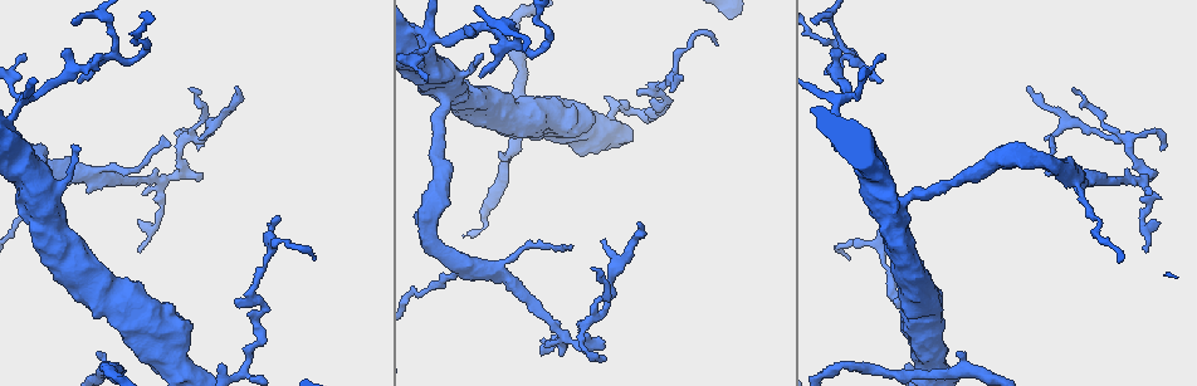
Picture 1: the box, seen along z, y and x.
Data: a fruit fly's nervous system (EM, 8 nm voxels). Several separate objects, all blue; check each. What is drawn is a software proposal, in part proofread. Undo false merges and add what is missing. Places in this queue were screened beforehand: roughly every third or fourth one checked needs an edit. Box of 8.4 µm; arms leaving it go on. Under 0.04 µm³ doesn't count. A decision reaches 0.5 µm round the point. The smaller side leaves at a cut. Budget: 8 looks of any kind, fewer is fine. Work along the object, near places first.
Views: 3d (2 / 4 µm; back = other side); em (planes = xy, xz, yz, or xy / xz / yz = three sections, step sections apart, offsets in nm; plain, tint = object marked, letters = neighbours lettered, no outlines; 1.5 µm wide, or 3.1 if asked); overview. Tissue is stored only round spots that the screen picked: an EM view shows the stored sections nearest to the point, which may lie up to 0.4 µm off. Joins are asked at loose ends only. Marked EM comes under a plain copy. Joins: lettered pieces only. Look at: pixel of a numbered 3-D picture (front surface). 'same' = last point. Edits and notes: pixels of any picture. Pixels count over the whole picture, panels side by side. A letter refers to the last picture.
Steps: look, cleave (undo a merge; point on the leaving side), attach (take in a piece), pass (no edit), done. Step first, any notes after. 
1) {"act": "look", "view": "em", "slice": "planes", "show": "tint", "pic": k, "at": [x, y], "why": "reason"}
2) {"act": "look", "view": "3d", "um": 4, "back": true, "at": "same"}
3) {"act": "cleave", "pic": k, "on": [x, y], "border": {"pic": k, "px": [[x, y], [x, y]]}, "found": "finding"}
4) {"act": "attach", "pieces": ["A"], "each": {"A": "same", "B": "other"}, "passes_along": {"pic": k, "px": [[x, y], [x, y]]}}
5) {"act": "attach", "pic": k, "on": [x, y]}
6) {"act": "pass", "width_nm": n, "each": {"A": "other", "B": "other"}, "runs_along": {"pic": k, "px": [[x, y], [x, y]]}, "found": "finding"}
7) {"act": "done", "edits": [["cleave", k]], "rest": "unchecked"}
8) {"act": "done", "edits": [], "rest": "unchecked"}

{"act": "look", "view": "3d", "um": 4, "pic": 1, "at": [903, 201], "why": "thick turns thin"}

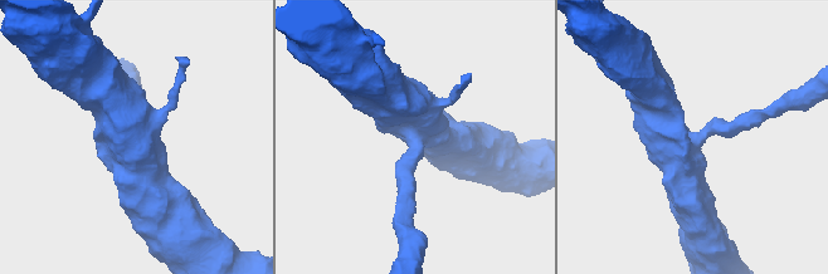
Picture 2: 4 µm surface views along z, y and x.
{"act": "look", "view": "em", "slice": "xz", "step": 8, "show": "tint", "pic": 2, "at": [696, 140], "why": "shape alone is not enough"}

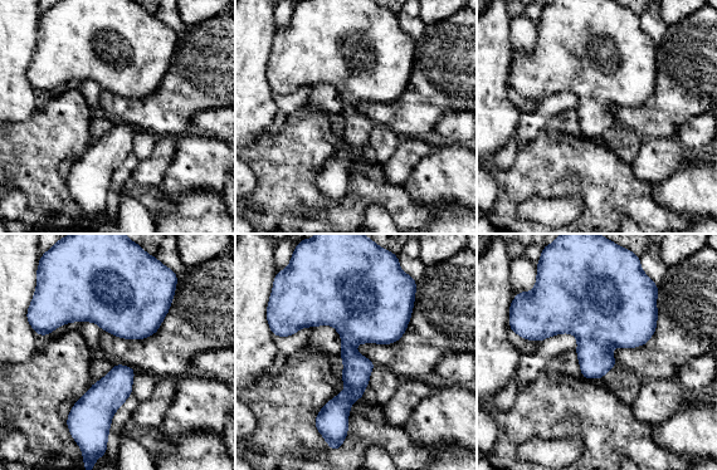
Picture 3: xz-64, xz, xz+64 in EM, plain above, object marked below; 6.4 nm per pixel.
{"act": "look", "view": "em", "slice": "planes", "show": "letters", "at": "same"}

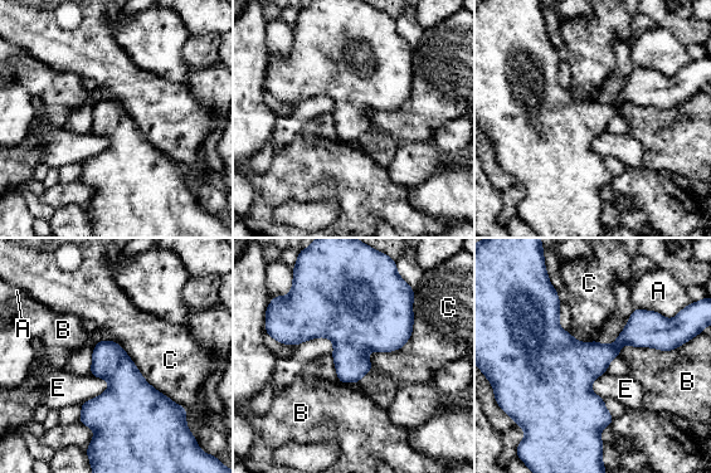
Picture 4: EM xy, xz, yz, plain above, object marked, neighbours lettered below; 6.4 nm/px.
{"act": "pass", "each": {"A": "other", "B": "other", "C": "other", "E": "other"}, "found": "continuous, no second cell"}

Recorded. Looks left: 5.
{"act": "look", "view": "em", "slice": "yz", "step": 4, "show": "tint", "pic": 1, "at": [838, 367], "why": "abrupt turn"}

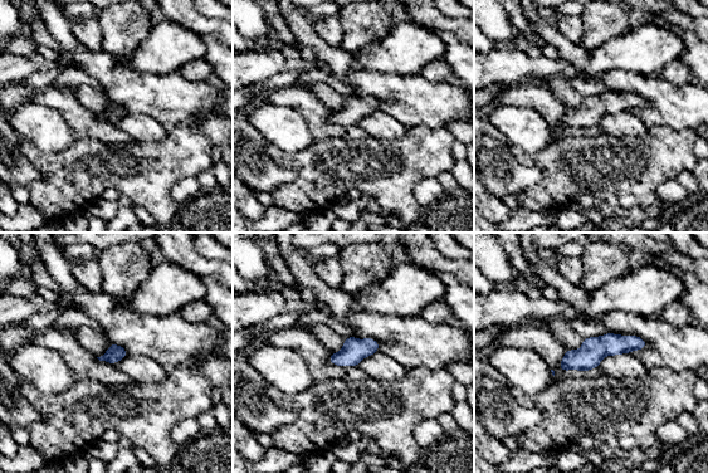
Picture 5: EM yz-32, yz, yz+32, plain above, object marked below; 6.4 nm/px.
{"act": "look", "view": "em", "slice": "planes", "show": "letters", "at": "same", "why": "cut it another way"}

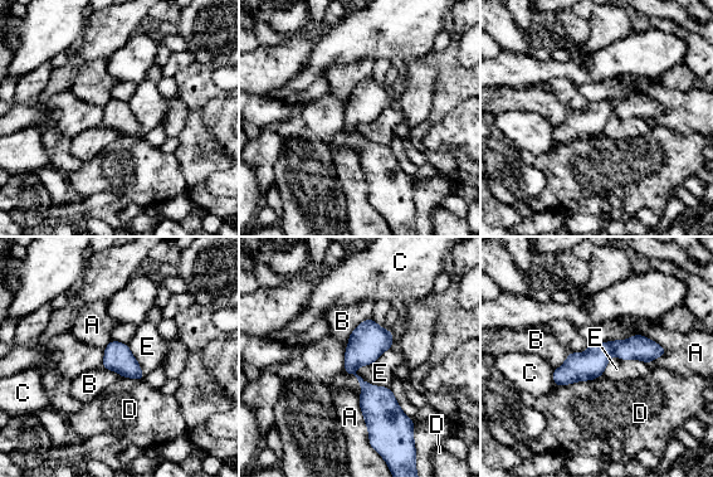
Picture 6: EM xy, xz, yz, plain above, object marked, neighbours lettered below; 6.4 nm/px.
{"act": "pass", "each": {"A": "other", "B": "other", "C": "other", "D": "other", "E": "other"}, "border": {"pic": 6, "px": [[390, 347], [356, 369], [359, 398]]}, "found": "all the same cell"}

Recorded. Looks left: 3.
{"act": "look", "view": "em", "slice": "xy", "step": 8, "show": "tint", "pic": 1, "at": [116, 57], "why": "branch point"}

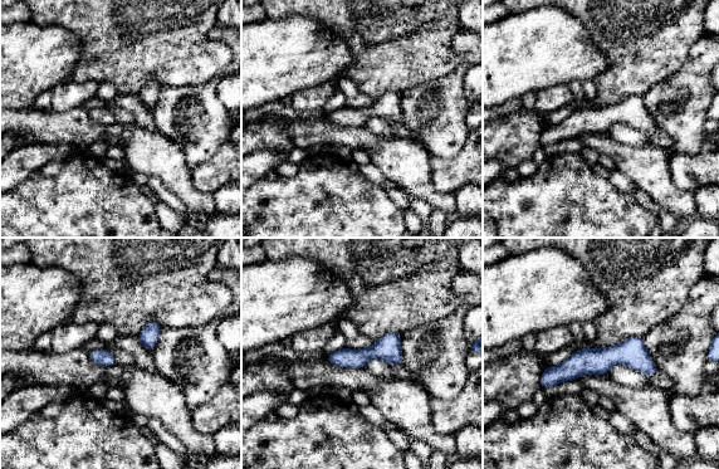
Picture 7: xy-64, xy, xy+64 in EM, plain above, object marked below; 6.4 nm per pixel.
{"act": "look", "view": "em", "slice": "planes", "show": "letters", "at": "same", "why": "cut it another way"}

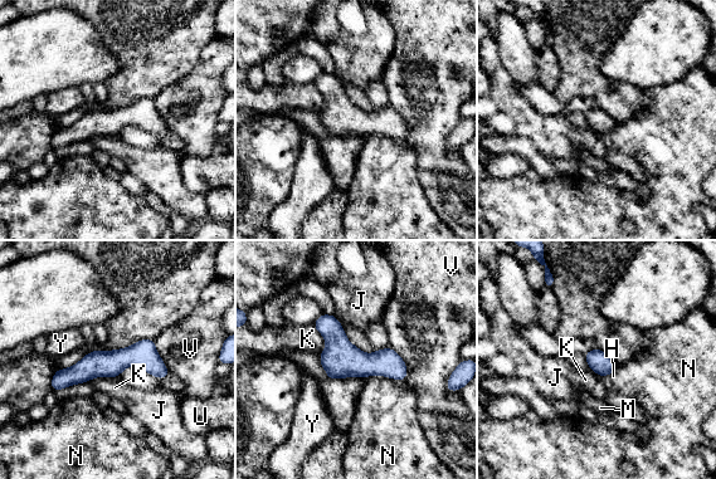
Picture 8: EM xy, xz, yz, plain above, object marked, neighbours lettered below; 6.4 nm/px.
{"act": "pass", "longest_contact_nm": ["N", 240], "each": {"H": "other", "J": "other", "K": "other", "M": "other", "N": "other", "U": "other", "V": "other", "Y": "other"}, "border": {"pic": 8, "px": [[461, 361], [447, 381], [449, 391]]}, "found": "continuous, no second cell"}

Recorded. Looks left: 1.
{"act": "done", "edits": [], "rest": "unchecked"}

